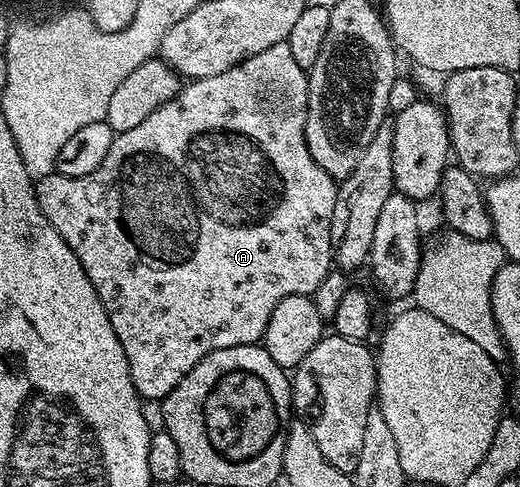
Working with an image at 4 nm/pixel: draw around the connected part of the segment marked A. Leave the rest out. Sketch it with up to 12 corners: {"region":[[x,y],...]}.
{"region":[[284,41],[37,179],[139,398],[330,274]]}

